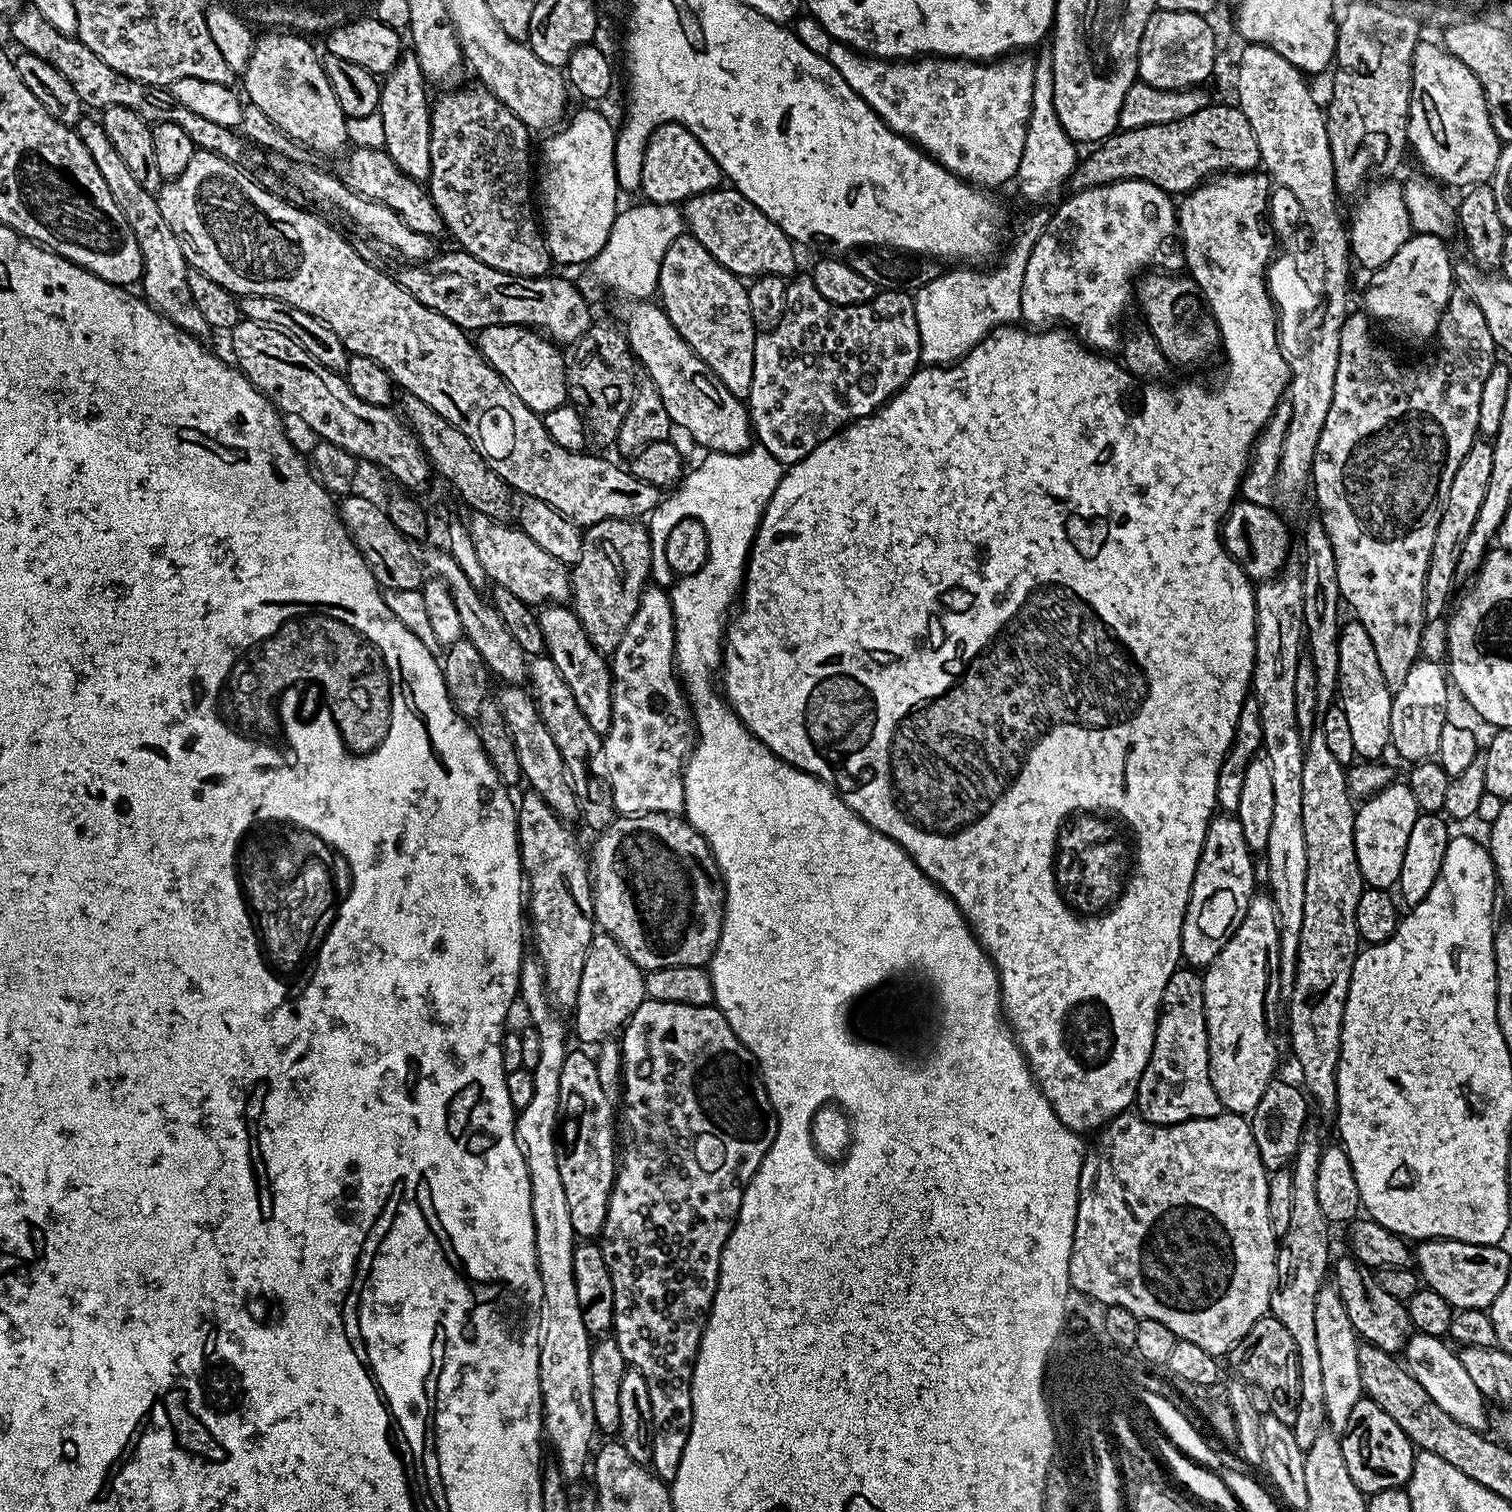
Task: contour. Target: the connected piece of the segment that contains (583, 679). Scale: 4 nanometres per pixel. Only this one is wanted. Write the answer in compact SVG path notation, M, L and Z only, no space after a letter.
M544 606L538 612L540 629L546 654L558 666L562 678L566 678L566 686L570 686L570 694L574 694L574 702L578 702L578 710L586 714L586 722L594 726L598 733L607 733L612 725L612 669L605 653L590 642L586 630L576 613L568 606Z

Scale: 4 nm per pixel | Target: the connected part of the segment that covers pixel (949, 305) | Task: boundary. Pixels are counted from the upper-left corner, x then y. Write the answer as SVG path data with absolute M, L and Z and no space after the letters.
M1032 216L1017 234L1016 241L1009 246L1008 253L999 257L1001 260L997 268L989 272L975 272L972 266L956 266L953 272L941 271L930 282L915 289L914 314L918 318L920 358L925 365L954 364L995 328L1020 320L1020 291L1026 262L1030 262L1030 250L1034 250L1041 231L1042 220Z

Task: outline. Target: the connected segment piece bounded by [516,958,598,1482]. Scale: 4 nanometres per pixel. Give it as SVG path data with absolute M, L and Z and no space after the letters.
M525 959L520 968L518 996L521 1001L524 999L528 1016L532 1019L529 1020L531 1027L536 1028L541 1042L541 1057L533 1076L534 1096L530 1099L530 1104L518 1112L516 1136L520 1139L520 1148L524 1151L530 1178L536 1261L542 1278L544 1299L544 1304L540 1307L540 1398L544 1406L542 1432L547 1443L548 1440L552 1443L552 1452L556 1455L555 1467L560 1469L565 1481L573 1482L583 1472L585 1475L586 1465L594 1448L592 1435L597 1435L598 1429L594 1422L594 1398L590 1398L590 1354L593 1341L582 1322L578 1290L572 1273L574 1249L578 1240L570 1226L566 1190L562 1190L556 1157L558 1121L562 1116L560 1075L566 1055L564 1024L544 991L544 970L540 967L539 960Z

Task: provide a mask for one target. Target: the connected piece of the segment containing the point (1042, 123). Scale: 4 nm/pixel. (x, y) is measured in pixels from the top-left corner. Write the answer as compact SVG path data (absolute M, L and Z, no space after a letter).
M1044 50L1034 63L1034 102L1030 108L1030 122L1027 126L1026 144L1022 150L1022 160L1015 174L1021 194L1030 202L1038 204L1048 201L1071 179L1072 172L1080 160L1077 145L1069 138L1058 120L1058 110L1054 110L1054 70L1051 51Z

